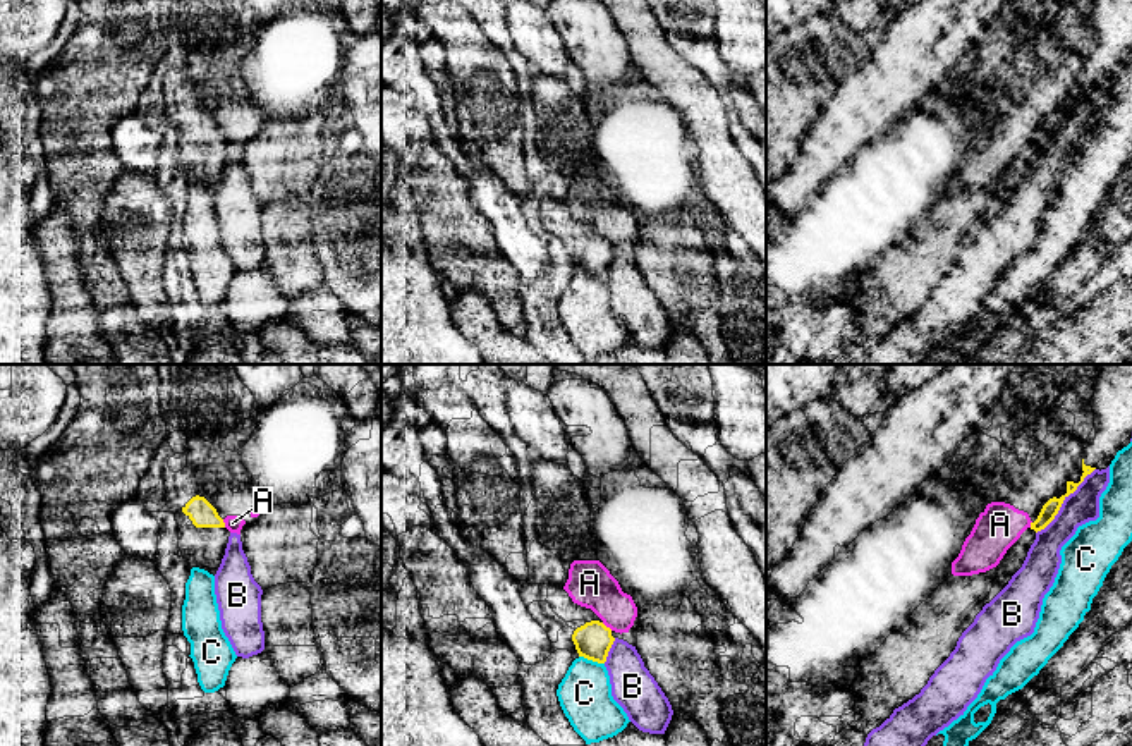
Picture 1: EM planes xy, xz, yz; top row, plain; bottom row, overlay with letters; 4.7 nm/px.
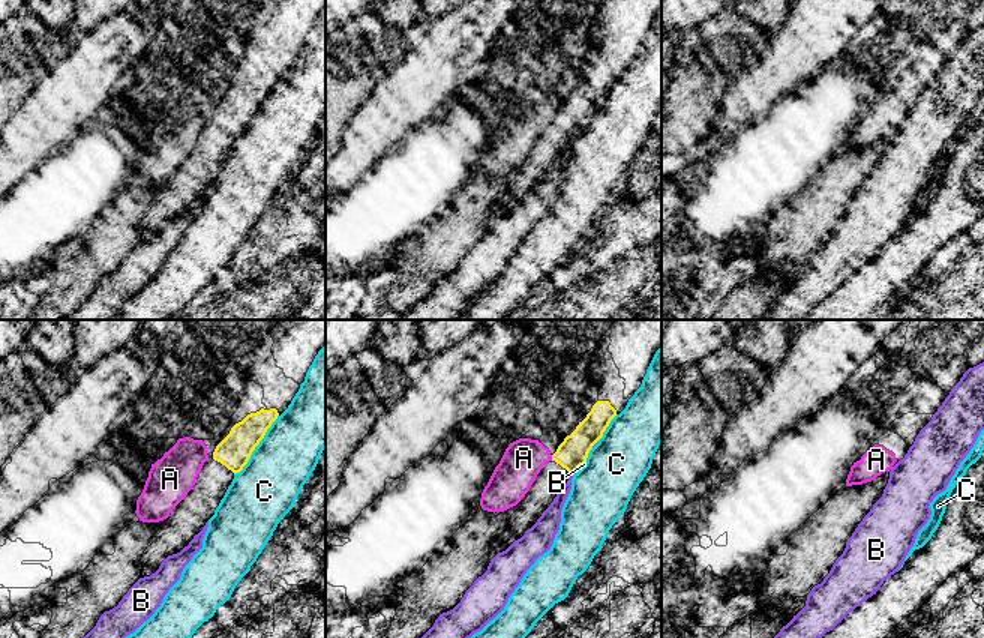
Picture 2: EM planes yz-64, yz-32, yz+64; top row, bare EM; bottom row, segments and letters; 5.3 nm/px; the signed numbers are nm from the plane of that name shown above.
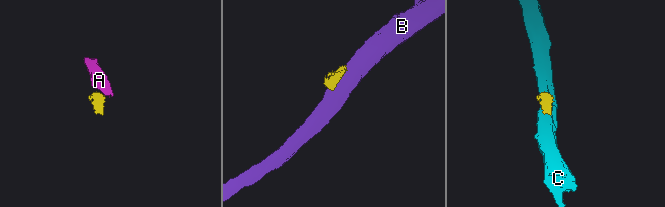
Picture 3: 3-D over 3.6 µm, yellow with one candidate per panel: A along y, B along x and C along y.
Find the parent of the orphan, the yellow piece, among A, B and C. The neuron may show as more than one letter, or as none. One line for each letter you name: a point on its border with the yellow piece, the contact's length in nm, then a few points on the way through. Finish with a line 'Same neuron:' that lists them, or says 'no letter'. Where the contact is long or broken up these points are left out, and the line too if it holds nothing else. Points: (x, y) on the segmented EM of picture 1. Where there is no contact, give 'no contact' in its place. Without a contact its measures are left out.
Same neuron: no letter

